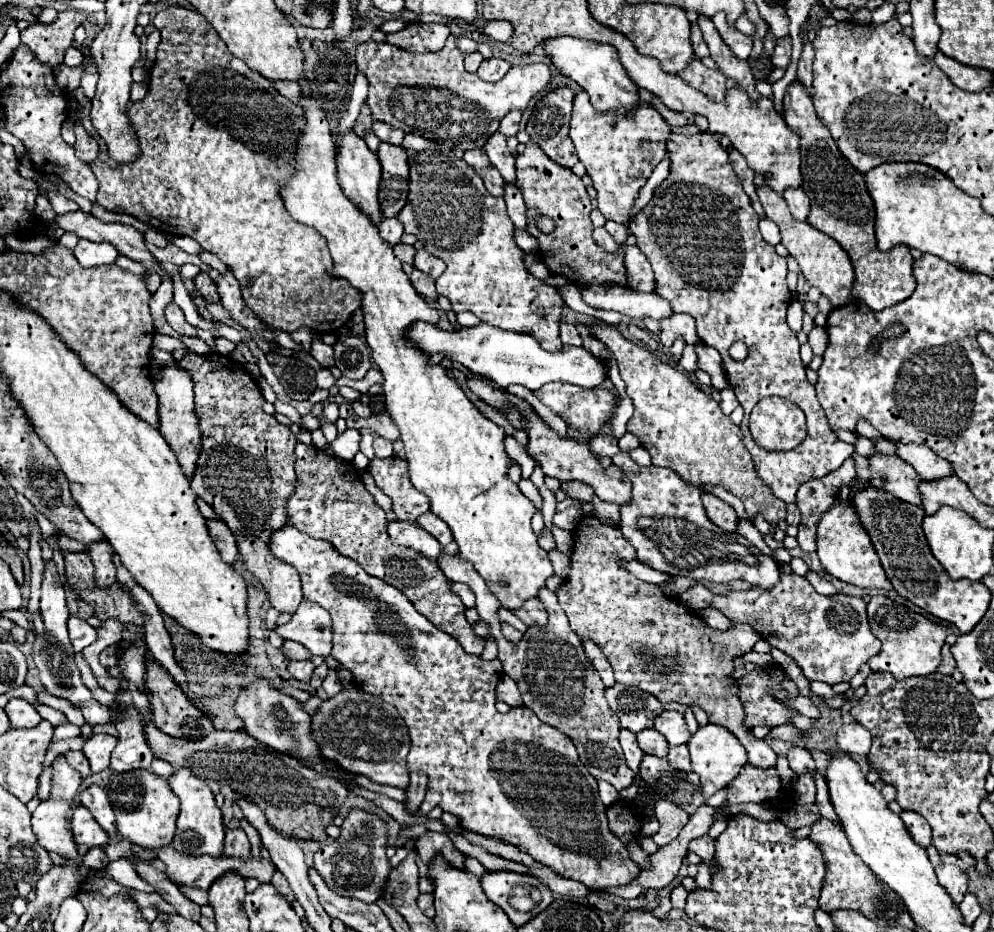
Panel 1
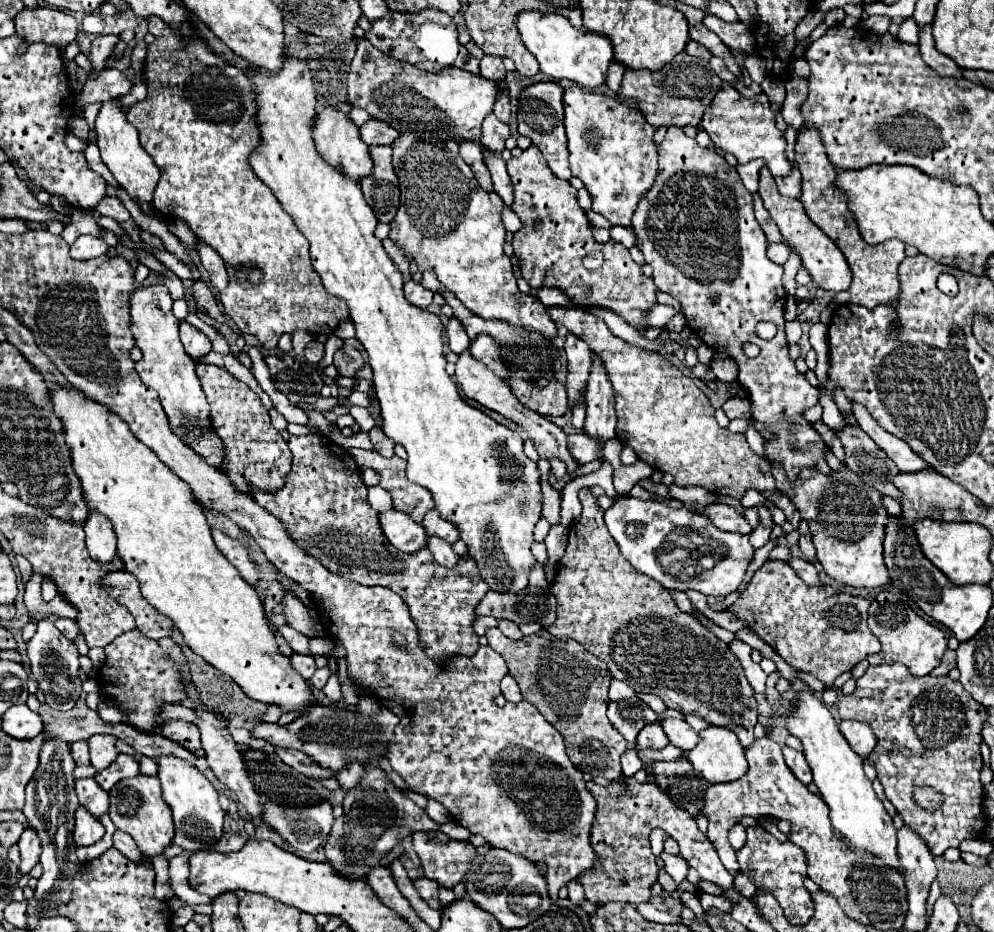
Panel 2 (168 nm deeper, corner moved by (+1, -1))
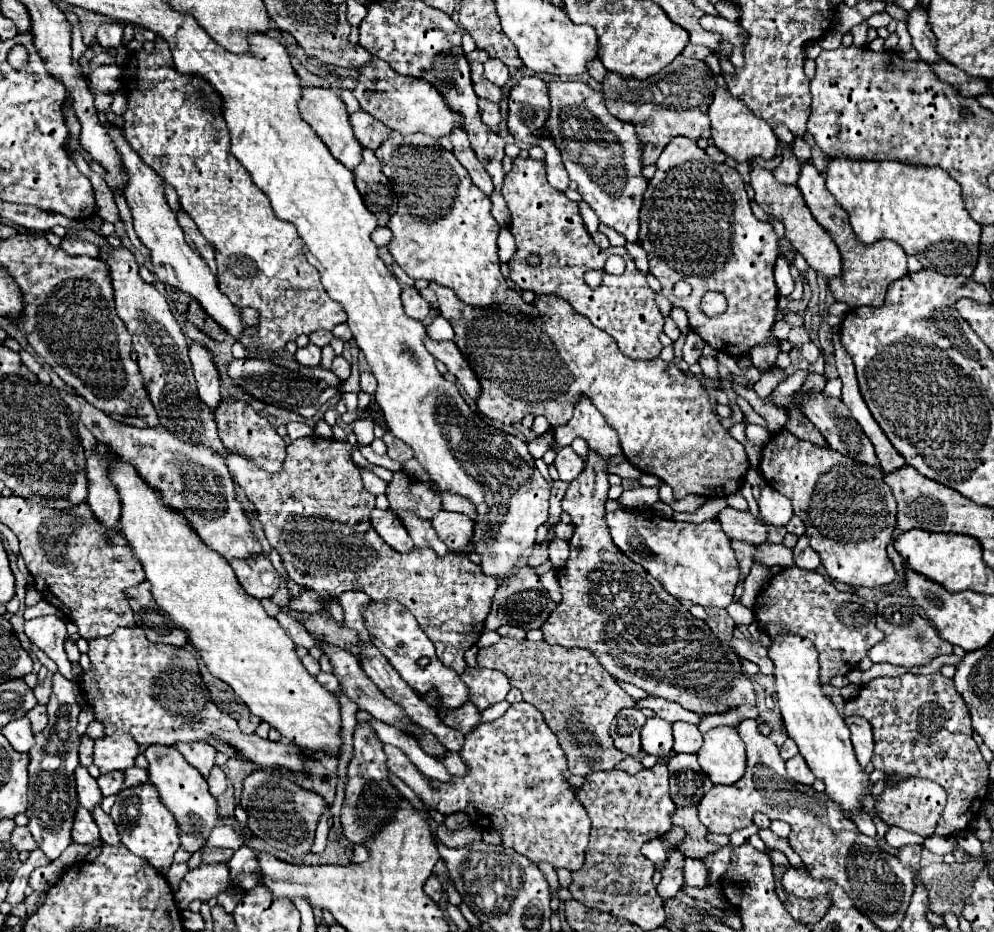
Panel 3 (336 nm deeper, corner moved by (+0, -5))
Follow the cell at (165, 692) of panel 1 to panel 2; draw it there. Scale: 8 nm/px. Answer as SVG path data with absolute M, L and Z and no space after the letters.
M165 722L161 734L165 738L181 744L189 752L193 752L195 756L199 756L199 758L205 756L205 750L201 748L201 734L199 734L197 726L193 726L189 722Z

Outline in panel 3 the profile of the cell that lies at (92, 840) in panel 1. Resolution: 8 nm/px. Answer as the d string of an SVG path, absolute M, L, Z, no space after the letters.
M82 806L76 810L72 840L78 844L92 844L92 842L100 840L100 830L98 830L92 814L88 810L84 810Z

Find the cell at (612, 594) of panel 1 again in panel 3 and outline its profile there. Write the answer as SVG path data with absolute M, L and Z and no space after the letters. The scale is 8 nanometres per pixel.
M588 450L586 466L578 478L574 478L562 498L562 508L572 516L574 536L570 538L570 558L564 568L556 570L562 586L562 602L552 610L544 622L544 640L560 646L576 646L590 650L598 662L616 678L646 690L650 696L676 702L700 716L730 712L742 704L756 704L756 692L752 682L742 674L738 654L708 628L706 622L696 620L674 596L670 596L660 582L656 582L642 566L632 562L620 548L614 546L610 530L606 526L604 504L608 500L608 458L602 458L596 450Z

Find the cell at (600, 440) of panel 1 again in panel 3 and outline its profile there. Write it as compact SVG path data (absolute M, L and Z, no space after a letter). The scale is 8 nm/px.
M564 446L564 448L558 450L556 460L554 460L554 466L556 466L558 474L560 474L560 480L568 480L568 482L570 482L570 480L574 480L574 478L580 474L580 470L584 468L584 458L578 456L578 454L572 450L572 446Z

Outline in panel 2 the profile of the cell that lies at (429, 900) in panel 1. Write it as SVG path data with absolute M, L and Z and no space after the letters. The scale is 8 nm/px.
M417 878L413 884L415 884L419 896L421 896L433 910L439 910L439 908L441 908L441 904L439 904L439 884L437 884L435 880Z

